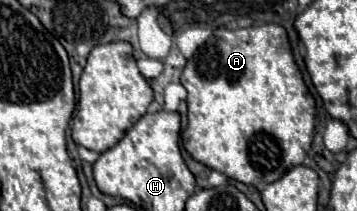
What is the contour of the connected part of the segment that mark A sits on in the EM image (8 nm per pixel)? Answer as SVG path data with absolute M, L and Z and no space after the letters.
M261 24L237 30L217 28L193 58L187 60L181 84L187 88L189 106L189 124L181 138L185 150L197 162L251 186L275 182L287 170L303 164L315 136L317 106L295 64L291 42L283 26Z

